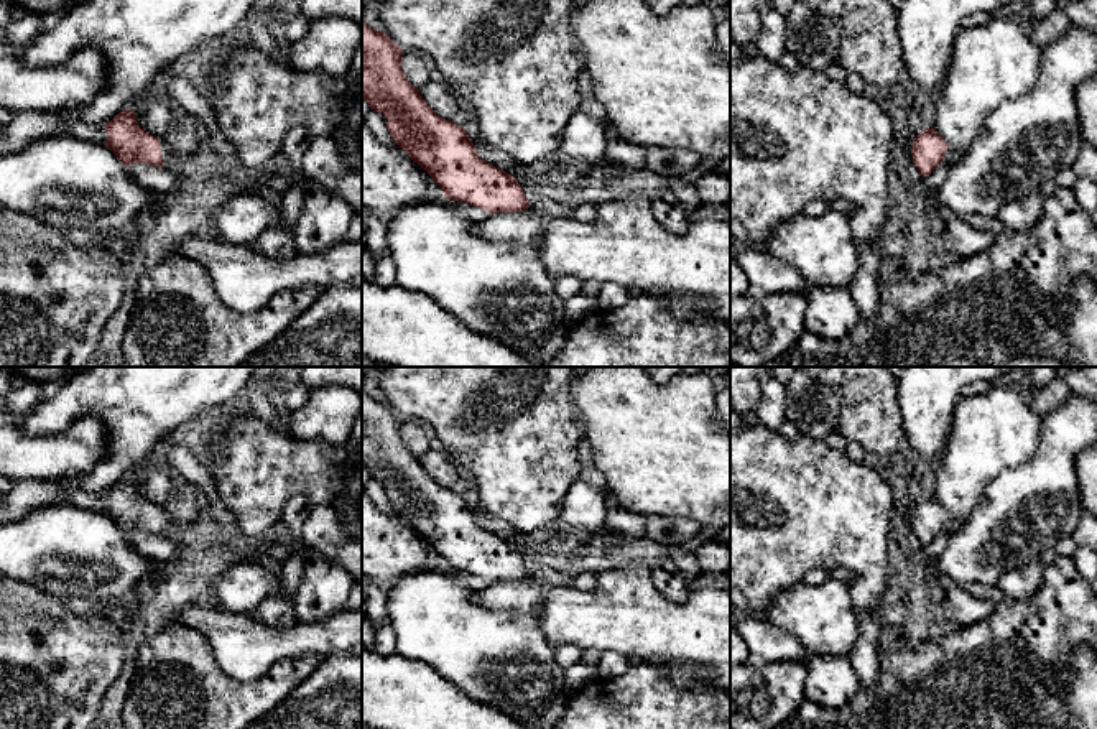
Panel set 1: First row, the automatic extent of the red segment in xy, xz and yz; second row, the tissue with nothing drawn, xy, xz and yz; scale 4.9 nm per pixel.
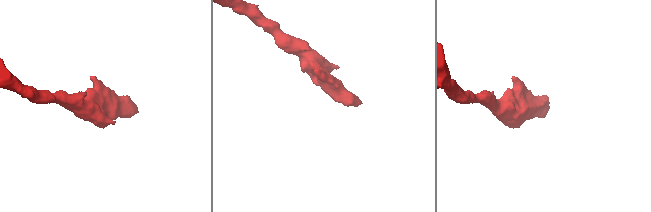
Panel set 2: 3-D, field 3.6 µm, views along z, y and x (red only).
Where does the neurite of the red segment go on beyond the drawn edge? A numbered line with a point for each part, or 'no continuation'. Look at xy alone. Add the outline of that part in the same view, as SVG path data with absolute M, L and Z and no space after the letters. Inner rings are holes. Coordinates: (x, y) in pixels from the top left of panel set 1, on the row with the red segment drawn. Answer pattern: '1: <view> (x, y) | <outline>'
1: xy (170, 158) | M160 138L160 148L161 148L163 168L173 169L176 163L183 160L171 150L166 138Z

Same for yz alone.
1: yz (951, 155) | M947 148L942 161L947 163L949 166L952 166L960 158L960 155L962 155L960 151L957 151L954 148Z

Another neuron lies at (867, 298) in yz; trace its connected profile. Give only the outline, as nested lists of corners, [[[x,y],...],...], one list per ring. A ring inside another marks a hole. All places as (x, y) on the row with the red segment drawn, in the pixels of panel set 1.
[[[730,43],[730,237],[745,247],[761,247],[776,224],[801,214],[809,202],[850,201],[855,211],[847,217],[862,257],[849,290],[860,318],[873,321],[880,304],[880,240],[888,206],[891,137],[891,118],[867,95],[831,81],[822,71],[806,66],[789,71],[765,56],[747,58],[742,48]]]

